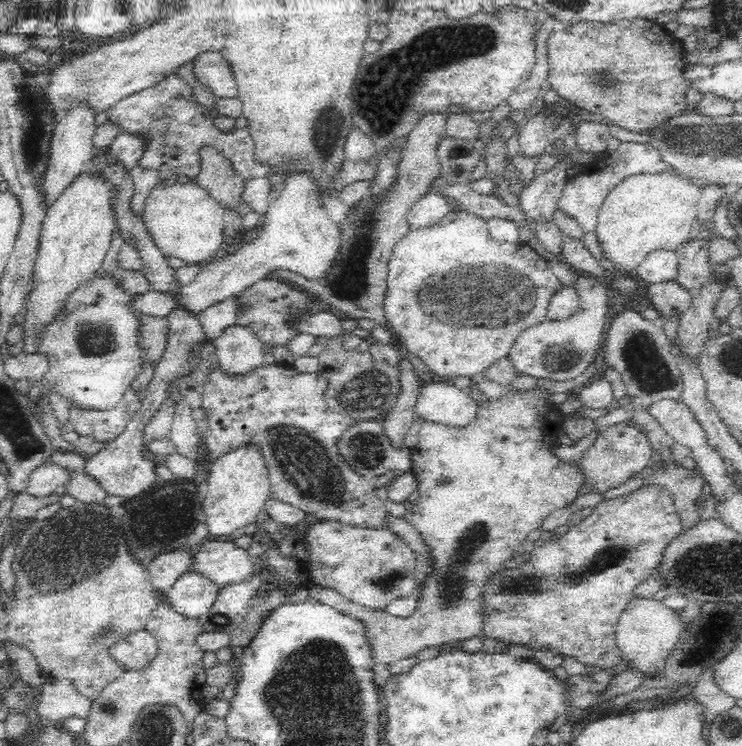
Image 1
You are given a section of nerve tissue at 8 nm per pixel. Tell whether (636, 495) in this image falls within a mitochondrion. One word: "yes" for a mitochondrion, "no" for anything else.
no

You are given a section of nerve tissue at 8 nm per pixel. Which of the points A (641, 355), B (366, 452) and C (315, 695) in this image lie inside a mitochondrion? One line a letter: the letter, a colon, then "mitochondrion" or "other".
A: mitochondrion
B: mitochondrion
C: mitochondrion

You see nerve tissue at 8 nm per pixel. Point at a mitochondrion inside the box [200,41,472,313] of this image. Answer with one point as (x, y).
(349, 281)

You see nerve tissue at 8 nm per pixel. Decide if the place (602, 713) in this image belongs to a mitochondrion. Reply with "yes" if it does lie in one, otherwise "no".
no

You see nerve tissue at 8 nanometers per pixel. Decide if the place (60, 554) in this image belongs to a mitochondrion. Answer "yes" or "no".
yes

